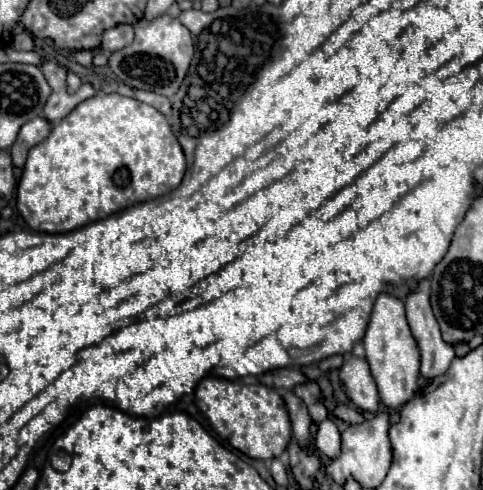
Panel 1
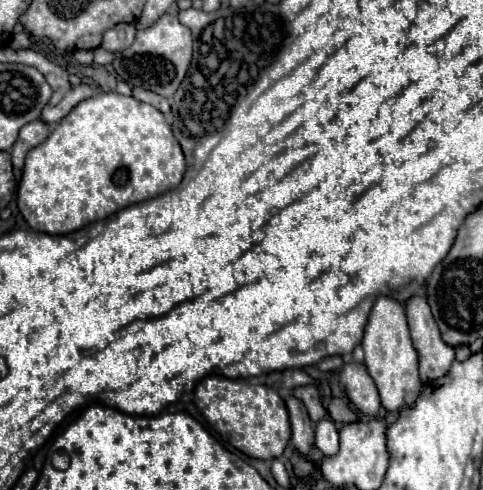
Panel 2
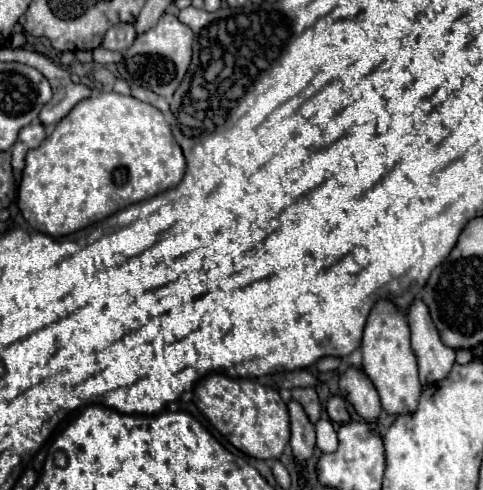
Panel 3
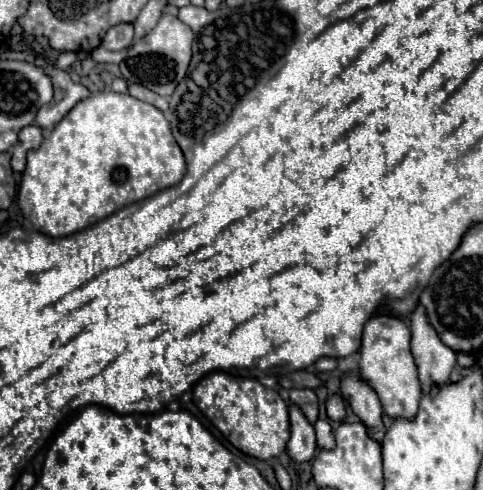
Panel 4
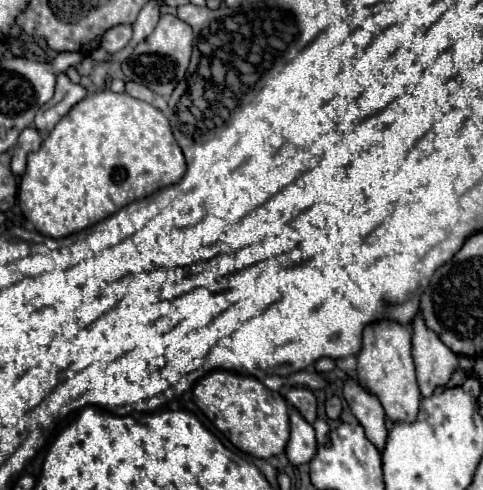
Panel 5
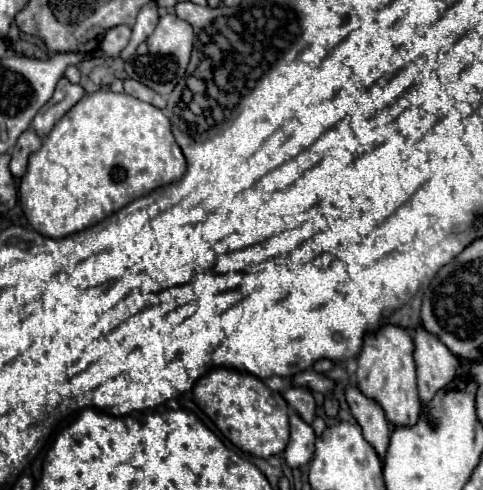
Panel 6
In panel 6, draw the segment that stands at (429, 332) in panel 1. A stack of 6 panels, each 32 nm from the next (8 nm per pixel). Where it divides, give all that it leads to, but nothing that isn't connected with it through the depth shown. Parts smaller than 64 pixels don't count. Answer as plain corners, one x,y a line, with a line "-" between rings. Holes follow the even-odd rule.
422,326
414,334
414,360
418,368
418,392
422,402
422,414
428,414
428,402
436,396
438,390
448,386
454,376
460,360
436,340
436,336
428,334

